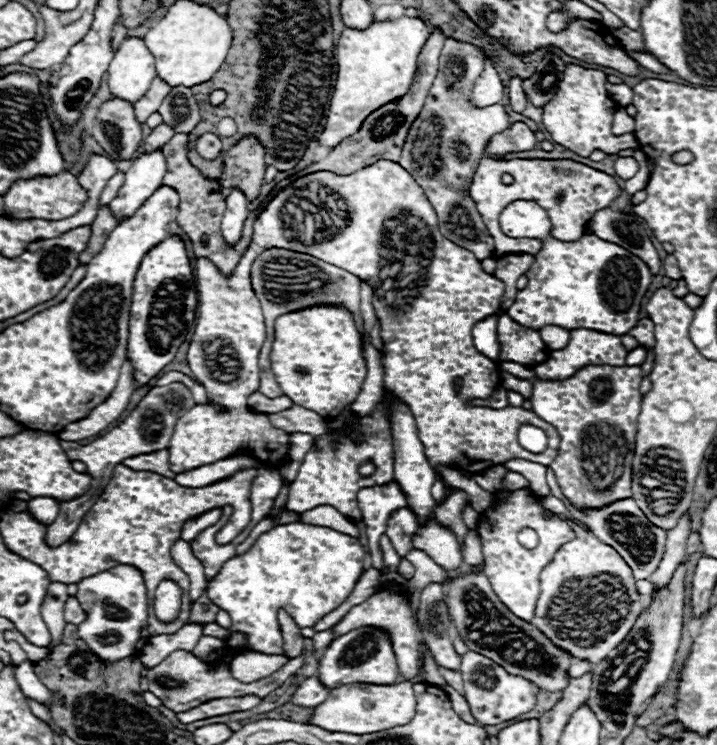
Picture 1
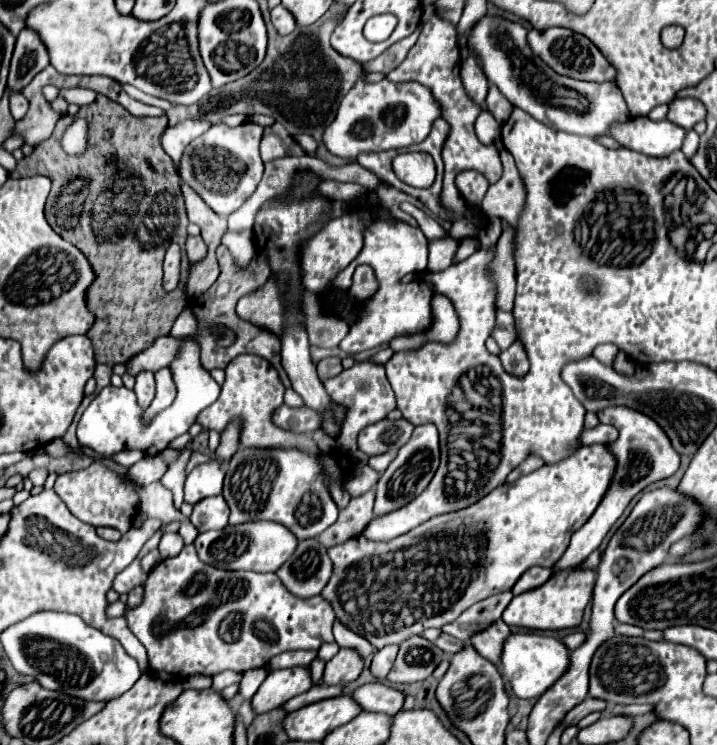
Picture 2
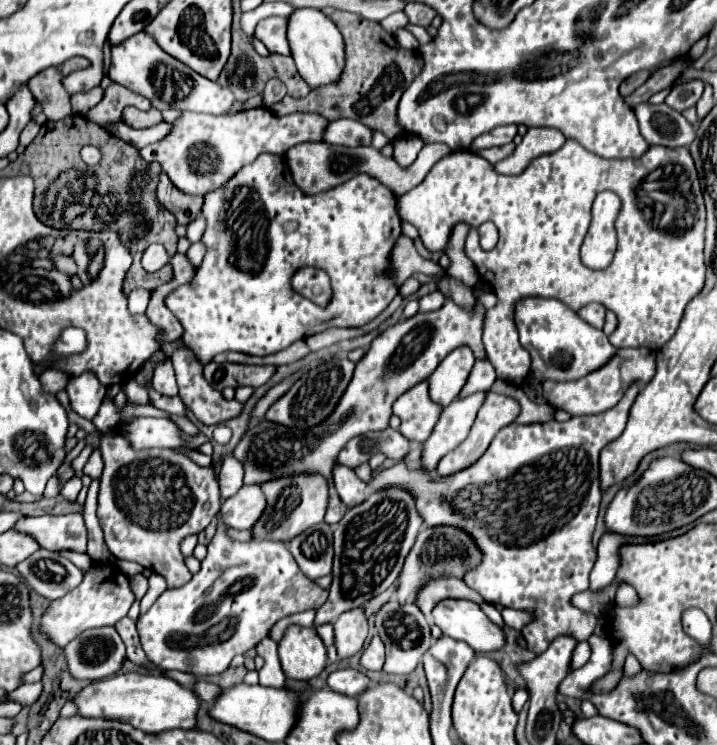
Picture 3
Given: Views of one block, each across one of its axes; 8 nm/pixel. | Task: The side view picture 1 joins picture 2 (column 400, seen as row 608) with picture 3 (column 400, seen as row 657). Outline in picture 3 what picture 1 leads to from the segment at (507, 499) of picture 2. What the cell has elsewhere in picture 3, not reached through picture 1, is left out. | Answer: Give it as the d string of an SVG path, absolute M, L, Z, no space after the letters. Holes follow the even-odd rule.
M424 526L418 532L418 538L410 550L410 554L406 556L404 568L400 572L398 578L398 590L396 590L396 600L400 604L408 604L416 600L418 590L422 588L422 584L428 578L440 578L440 576L454 576L458 580L464 580L464 574L472 568L476 568L482 562L482 552L478 548L478 544L474 542L474 538L458 528L458 526L434 526L428 528Z

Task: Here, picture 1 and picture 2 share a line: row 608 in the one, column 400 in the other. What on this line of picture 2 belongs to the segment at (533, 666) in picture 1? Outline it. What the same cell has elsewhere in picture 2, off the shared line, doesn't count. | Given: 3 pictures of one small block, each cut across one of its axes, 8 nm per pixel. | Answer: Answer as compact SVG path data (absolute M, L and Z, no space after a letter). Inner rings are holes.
M422 424L414 428L412 438L400 448L394 462L388 470L380 476L376 484L376 502L374 502L374 516L384 516L402 508L404 504L412 502L432 480L440 464L440 446L438 446L438 430L434 424Z

